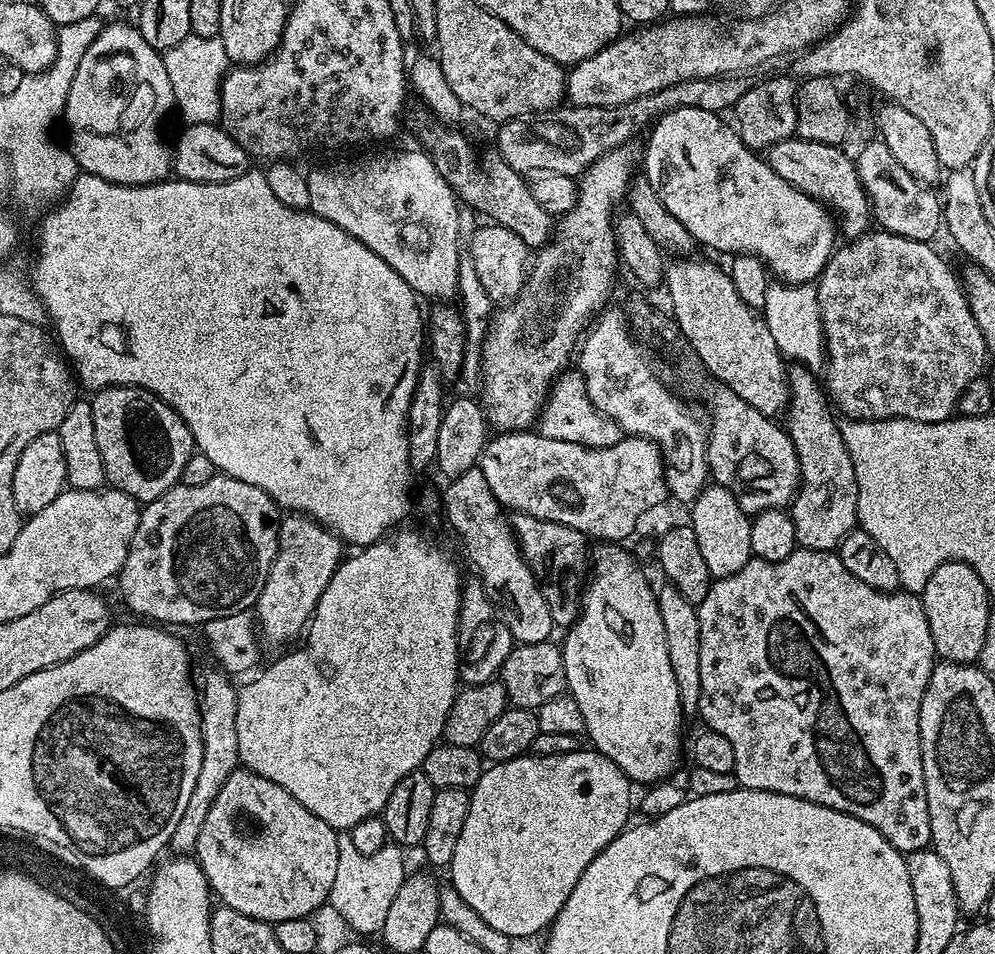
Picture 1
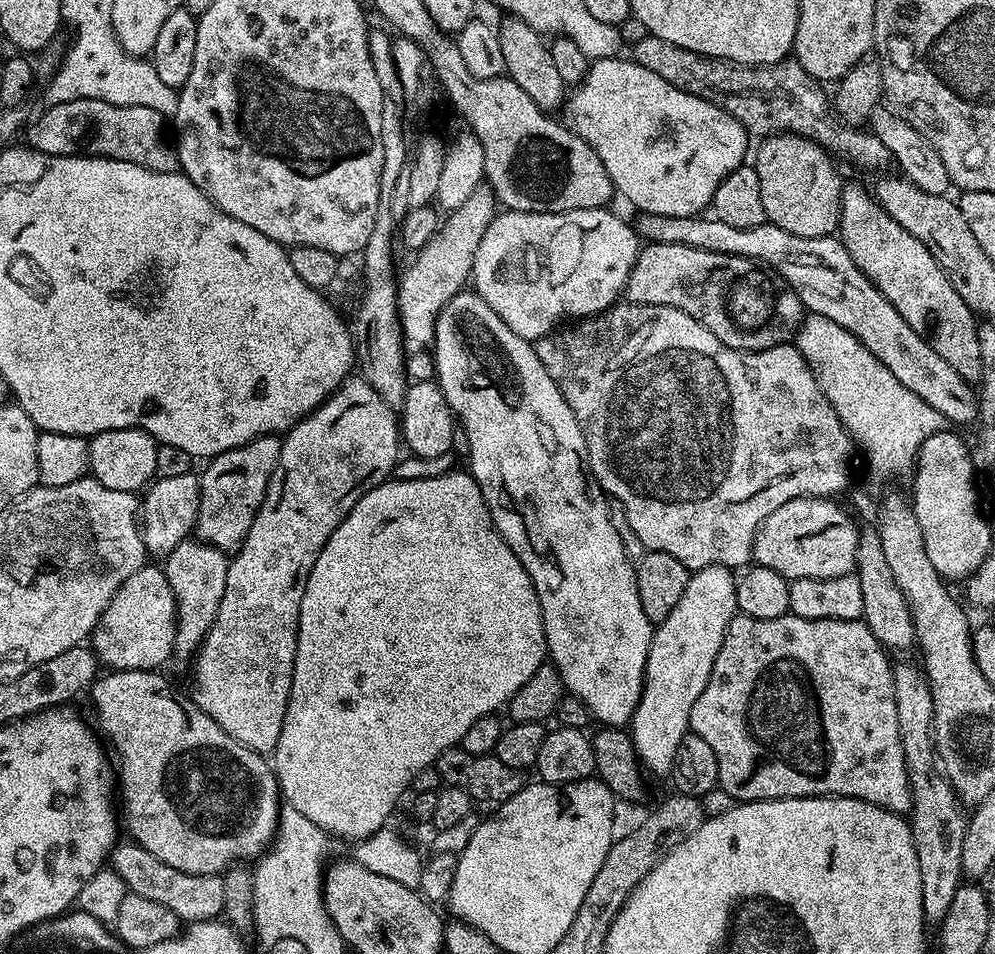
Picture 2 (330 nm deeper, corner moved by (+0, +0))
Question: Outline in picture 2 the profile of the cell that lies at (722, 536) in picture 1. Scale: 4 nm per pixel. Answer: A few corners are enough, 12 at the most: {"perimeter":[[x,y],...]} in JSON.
{"perimeter":[[695,569],[655,625],[630,721],[667,777],[738,612],[733,569]]}

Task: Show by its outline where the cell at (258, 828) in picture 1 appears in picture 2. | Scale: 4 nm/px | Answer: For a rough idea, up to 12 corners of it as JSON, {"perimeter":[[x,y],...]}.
{"perimeter":[[160,670],[90,685],[129,837],[186,874],[272,846],[273,765]]}

